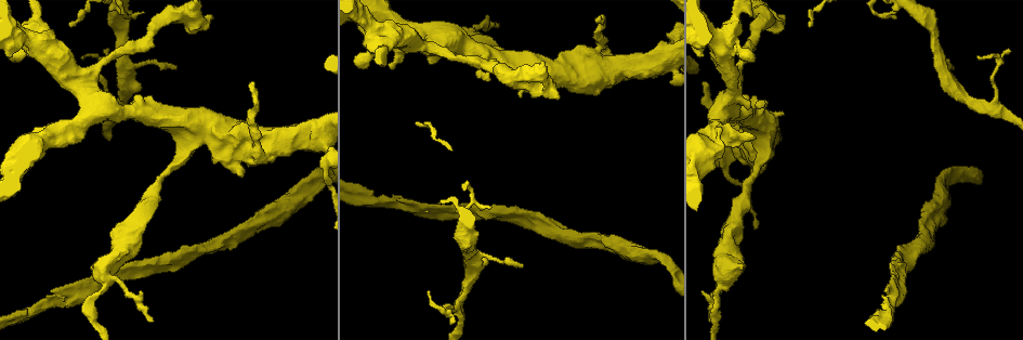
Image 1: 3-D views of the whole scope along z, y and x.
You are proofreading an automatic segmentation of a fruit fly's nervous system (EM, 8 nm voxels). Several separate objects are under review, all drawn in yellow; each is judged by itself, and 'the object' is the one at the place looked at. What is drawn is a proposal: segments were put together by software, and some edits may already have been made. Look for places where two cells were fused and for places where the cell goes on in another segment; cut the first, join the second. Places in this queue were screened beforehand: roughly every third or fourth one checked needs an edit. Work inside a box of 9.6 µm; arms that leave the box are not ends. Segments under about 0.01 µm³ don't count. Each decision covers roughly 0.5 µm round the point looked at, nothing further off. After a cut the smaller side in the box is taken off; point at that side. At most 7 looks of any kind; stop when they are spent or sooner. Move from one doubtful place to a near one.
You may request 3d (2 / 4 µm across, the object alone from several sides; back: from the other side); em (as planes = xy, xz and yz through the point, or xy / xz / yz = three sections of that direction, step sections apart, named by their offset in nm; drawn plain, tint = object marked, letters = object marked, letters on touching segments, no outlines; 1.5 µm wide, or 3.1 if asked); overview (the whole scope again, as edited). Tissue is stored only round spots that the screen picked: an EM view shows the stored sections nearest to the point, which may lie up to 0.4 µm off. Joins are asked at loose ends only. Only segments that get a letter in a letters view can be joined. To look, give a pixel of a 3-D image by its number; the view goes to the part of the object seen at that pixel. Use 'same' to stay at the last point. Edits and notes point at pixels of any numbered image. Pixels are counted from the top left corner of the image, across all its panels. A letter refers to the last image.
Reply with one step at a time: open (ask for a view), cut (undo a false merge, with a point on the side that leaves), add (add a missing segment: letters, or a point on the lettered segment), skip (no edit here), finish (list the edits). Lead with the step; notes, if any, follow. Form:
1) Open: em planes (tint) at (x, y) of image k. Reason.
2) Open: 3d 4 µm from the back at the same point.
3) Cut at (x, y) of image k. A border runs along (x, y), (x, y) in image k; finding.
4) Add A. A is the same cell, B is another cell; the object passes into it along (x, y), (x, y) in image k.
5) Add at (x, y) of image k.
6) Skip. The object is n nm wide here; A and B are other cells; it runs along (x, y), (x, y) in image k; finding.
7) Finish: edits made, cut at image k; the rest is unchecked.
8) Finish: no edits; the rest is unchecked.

Open: em planes (letters) at (976, 55) of image 1. Thin end.

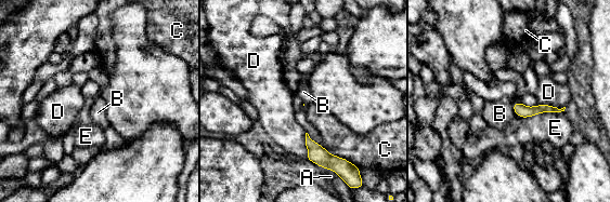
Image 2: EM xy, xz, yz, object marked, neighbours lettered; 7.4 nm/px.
Skip. A, B, C, D and E are other cells; none of them fits.

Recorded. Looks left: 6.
Open: em xz step 8 (tint) at (470, 188) of image 1. Sharp bend.

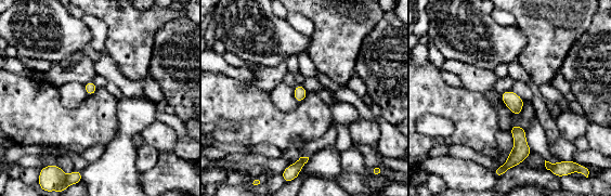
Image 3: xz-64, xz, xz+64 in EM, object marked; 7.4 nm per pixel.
Open: em planes (letters) at the same point.

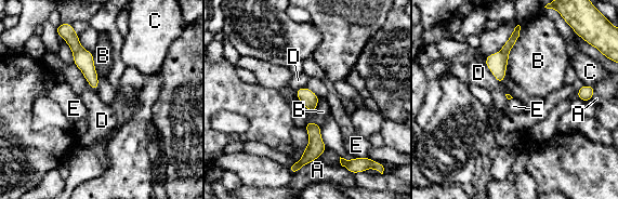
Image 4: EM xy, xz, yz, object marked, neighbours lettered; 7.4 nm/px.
Skip. A, B, C, D and E are other cells; it runs along (75, 40), (75, 47), (95, 85) in image 4; all the same cell.

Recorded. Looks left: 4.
Open: em xz step 4 (letters) at (176, 68) of image 1. Free end.

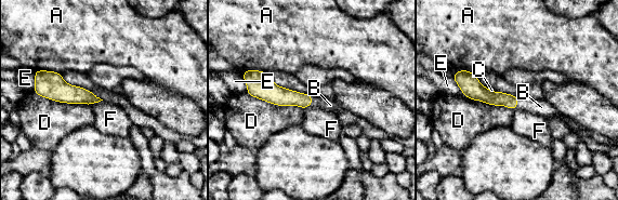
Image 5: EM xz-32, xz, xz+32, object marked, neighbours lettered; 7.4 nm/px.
Add B. B is the same cell, A, C, D, E and F are other cells; it goes on there.

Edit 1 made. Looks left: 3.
Finish: edits made, add at image 5; the rest is unchecked.

